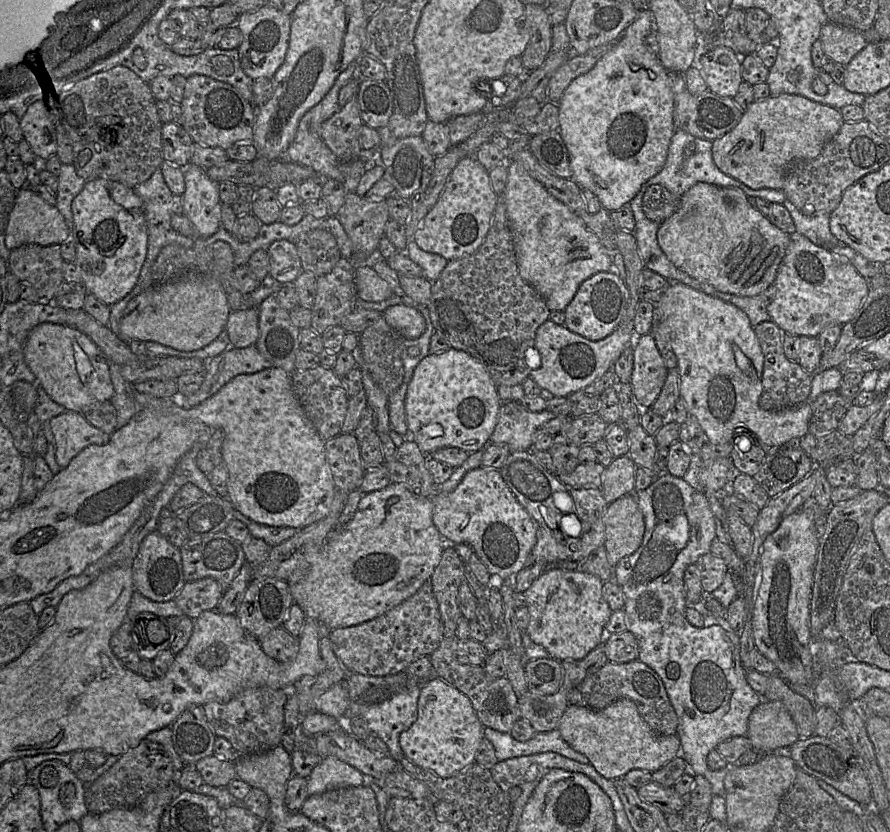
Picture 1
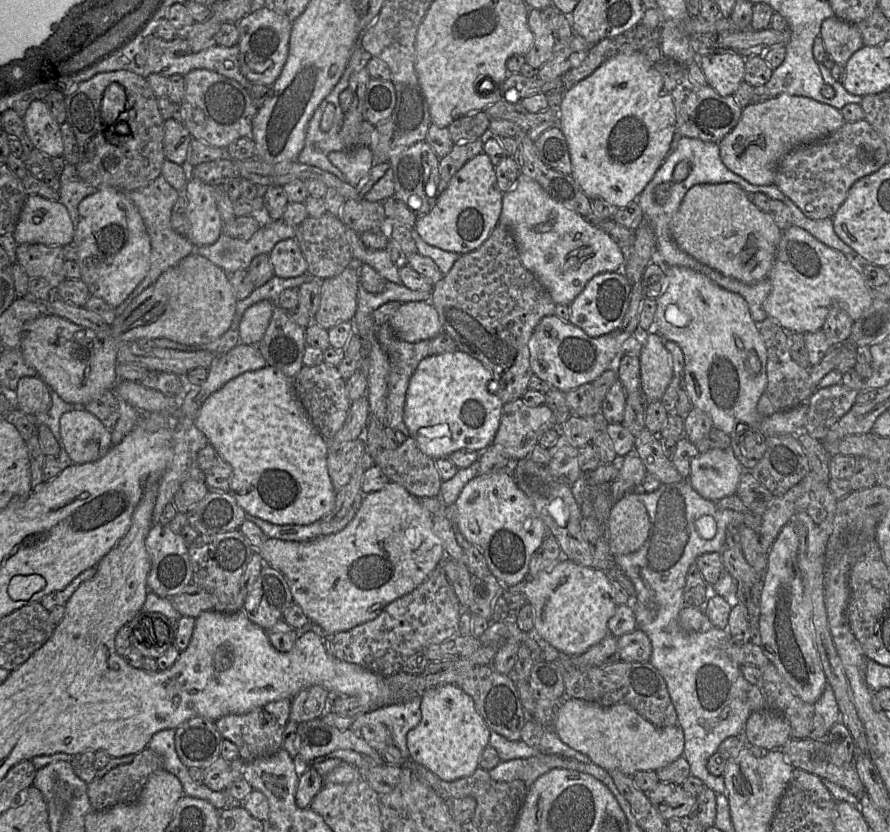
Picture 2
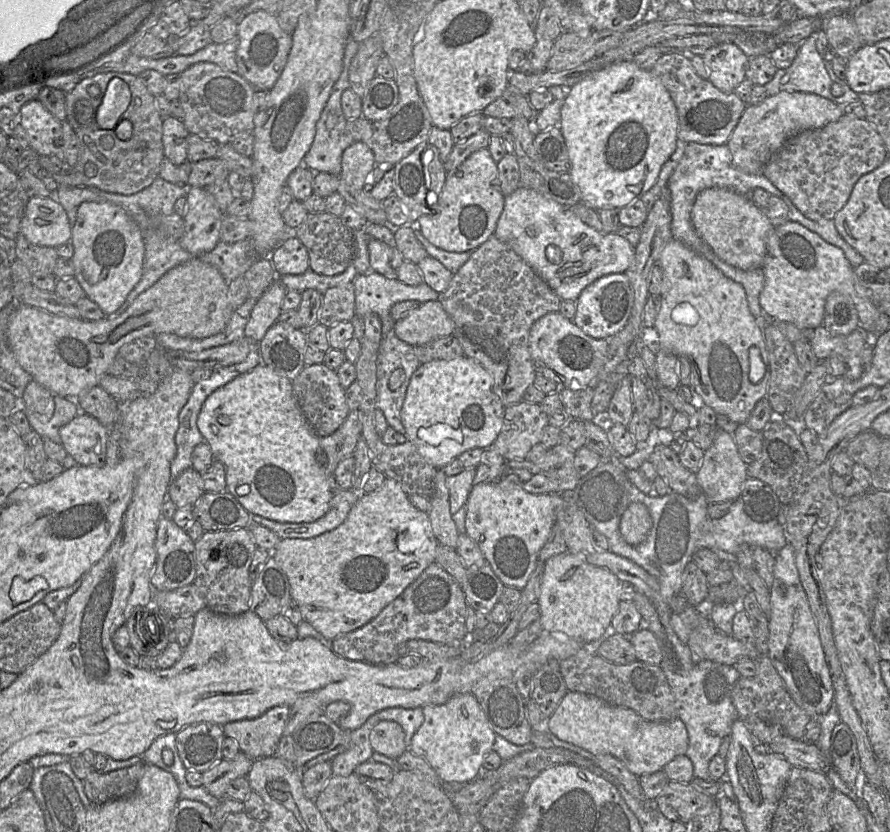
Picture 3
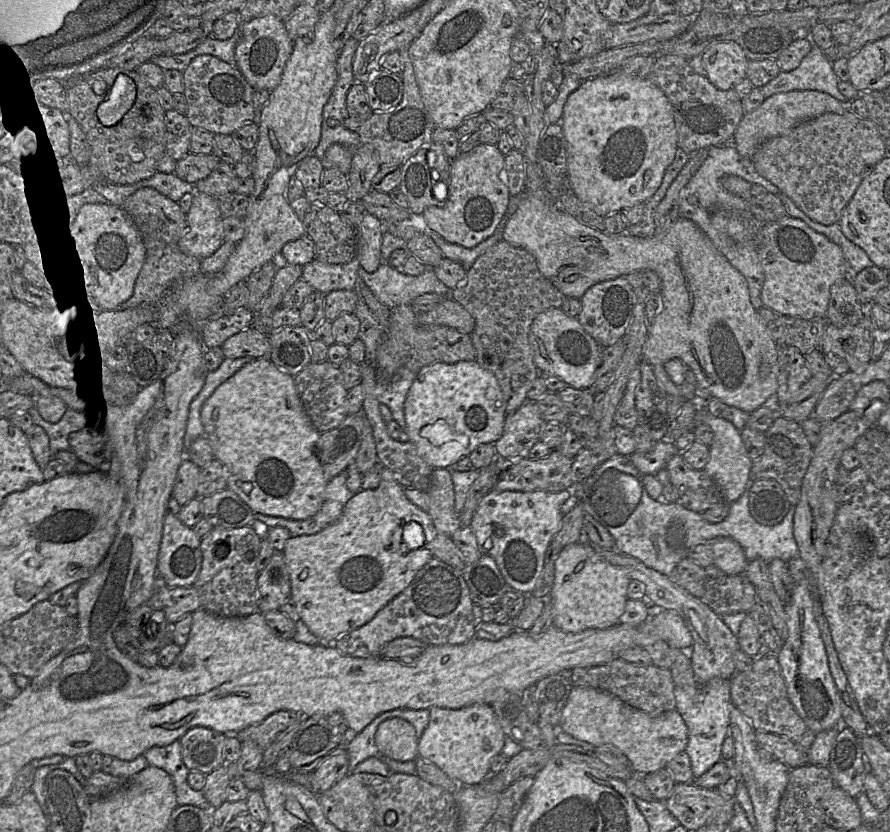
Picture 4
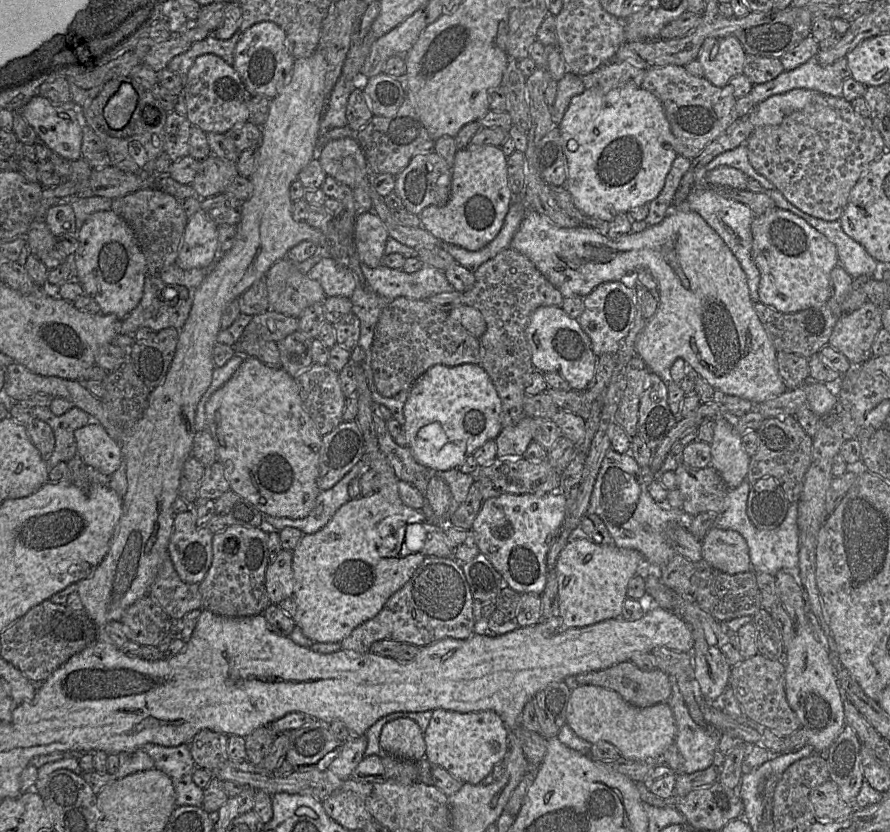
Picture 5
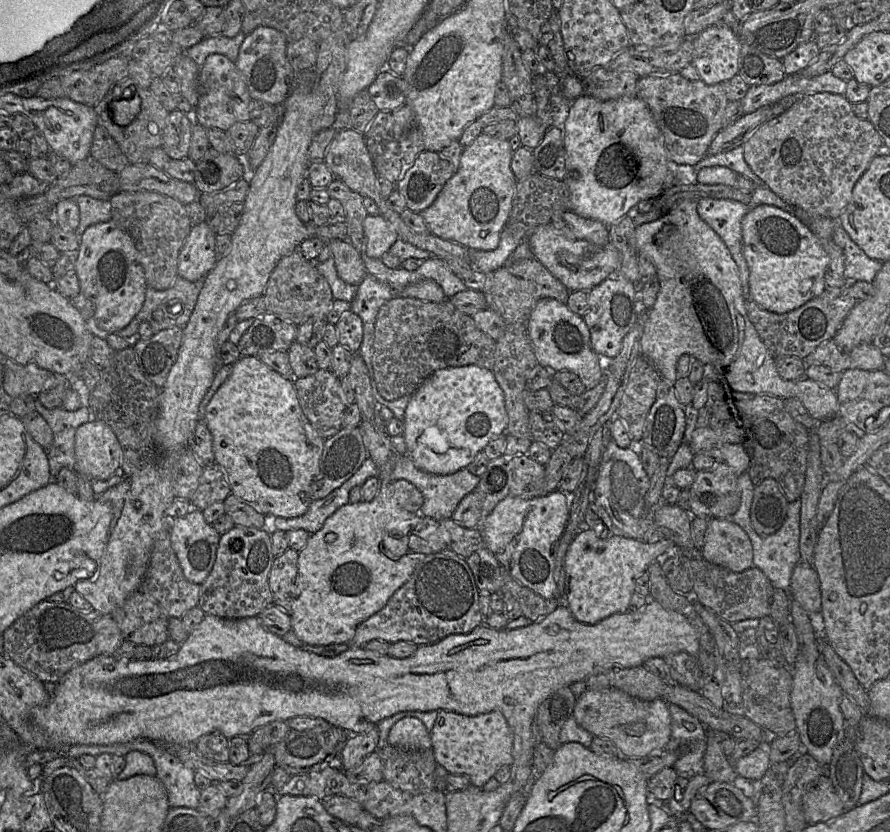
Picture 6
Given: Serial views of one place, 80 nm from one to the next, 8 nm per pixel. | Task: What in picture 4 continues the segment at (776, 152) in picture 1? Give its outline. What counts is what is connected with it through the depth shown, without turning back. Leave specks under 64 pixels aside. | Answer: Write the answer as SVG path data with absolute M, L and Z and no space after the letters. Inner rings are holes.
M793 90L774 94L766 98L758 108L743 116L734 133L732 143L741 156L751 158L766 140L784 135L798 124L824 113L842 114L845 111L846 104L816 90Z

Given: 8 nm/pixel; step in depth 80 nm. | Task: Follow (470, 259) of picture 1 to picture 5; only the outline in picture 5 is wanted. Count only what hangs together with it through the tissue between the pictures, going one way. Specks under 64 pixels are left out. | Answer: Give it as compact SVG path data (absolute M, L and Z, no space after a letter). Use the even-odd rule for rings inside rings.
M506 248L481 264L474 272L472 288L463 294L463 304L478 309L487 328L479 337L480 366L490 376L501 400L501 425L515 426L524 416L523 398L528 378L535 371L526 328L532 312L540 306L561 307L563 295L535 267L529 258Z

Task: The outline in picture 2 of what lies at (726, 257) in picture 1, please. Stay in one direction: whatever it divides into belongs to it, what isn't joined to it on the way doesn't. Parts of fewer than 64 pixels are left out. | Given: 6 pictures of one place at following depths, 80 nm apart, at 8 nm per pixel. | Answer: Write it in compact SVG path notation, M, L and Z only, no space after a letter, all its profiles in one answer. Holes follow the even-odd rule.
M731 182L691 187L669 222L669 230L680 250L724 276L749 285L768 278L783 234L771 216L758 209L749 200L749 194Z

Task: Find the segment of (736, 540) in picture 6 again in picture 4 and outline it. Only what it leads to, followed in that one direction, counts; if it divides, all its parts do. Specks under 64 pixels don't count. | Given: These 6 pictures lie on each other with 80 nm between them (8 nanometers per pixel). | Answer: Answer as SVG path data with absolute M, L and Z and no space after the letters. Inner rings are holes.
M716 537L706 544L713 554L713 565L726 575L743 574L749 560L743 548L730 537Z

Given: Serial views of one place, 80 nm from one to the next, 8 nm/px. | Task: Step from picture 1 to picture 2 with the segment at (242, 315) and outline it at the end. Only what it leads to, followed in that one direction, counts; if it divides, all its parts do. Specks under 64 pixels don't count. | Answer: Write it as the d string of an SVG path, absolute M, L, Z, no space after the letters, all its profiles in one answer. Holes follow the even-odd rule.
M262 300L247 308L239 326L239 341L242 344L258 345L271 320L276 303Z

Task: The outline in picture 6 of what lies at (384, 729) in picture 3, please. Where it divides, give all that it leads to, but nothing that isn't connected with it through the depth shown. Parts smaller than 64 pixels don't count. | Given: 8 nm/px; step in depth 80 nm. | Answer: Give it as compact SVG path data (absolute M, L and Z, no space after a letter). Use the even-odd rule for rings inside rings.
M406 717L396 722L389 731L387 743L406 750L431 749L430 733L414 717Z

